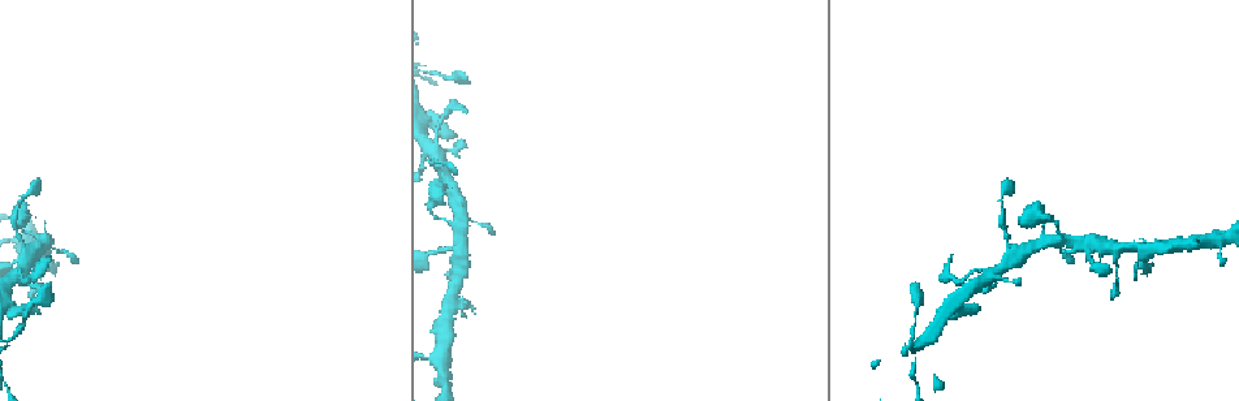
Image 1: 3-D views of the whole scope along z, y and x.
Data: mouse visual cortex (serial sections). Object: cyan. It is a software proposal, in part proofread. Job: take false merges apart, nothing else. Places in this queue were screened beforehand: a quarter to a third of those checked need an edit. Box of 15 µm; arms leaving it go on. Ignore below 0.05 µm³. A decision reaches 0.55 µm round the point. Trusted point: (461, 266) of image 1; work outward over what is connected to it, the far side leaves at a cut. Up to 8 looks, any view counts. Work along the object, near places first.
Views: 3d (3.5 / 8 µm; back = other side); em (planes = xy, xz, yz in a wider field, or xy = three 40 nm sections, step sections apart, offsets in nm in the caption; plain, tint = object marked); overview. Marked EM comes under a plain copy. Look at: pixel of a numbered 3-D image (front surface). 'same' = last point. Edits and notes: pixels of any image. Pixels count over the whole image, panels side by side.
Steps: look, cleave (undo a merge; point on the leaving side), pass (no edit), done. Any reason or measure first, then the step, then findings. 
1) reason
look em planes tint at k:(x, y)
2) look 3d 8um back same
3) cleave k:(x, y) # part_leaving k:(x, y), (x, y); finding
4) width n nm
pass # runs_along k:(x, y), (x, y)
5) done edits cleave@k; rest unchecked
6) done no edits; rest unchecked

look 3d 8um at 1:(463, 232)

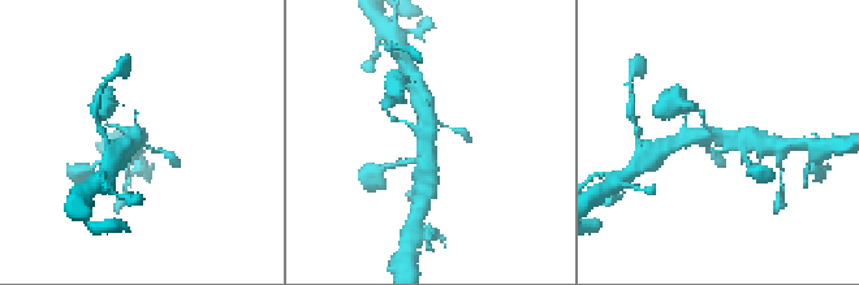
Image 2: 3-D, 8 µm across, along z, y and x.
look em xy step 5 tint at 2:(426, 138)

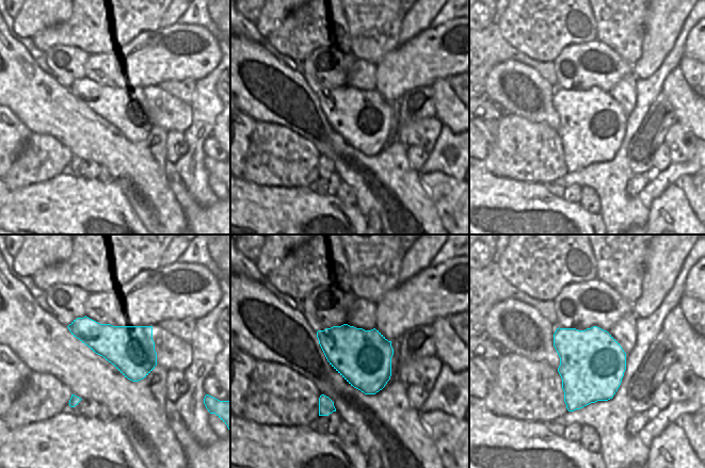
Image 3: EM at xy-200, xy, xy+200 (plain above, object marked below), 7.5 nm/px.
width 420 nm
pass # runs_along 2:(424, 177), (430, 137), (427, 102); all the same cell

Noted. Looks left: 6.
sharp bend
look 3d 3.5um at 1:(453, 301)

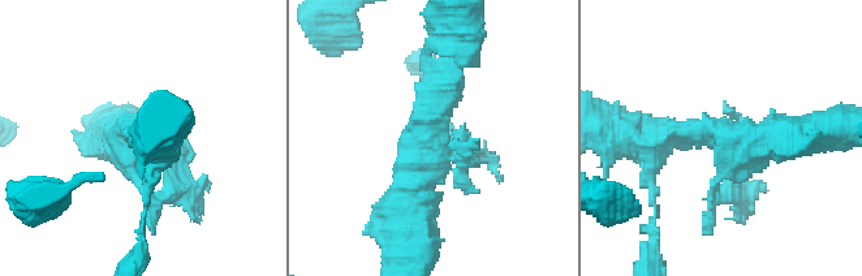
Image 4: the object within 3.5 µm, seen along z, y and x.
now the EM
look em xy step 1 tint at 4:(730, 135)

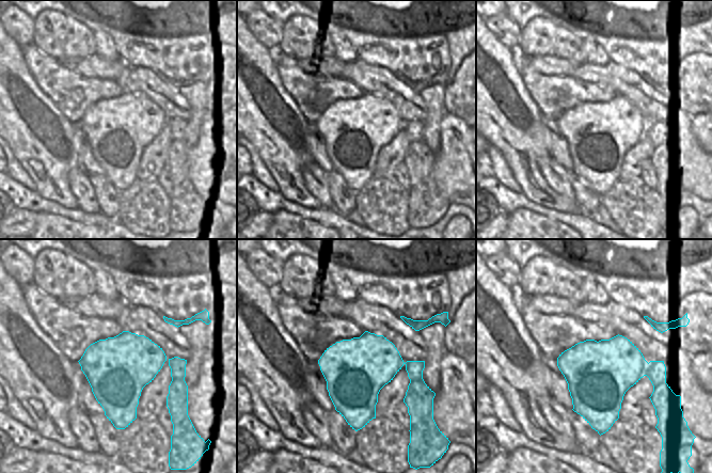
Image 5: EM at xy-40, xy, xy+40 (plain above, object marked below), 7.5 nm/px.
look em xy step 2 tint same

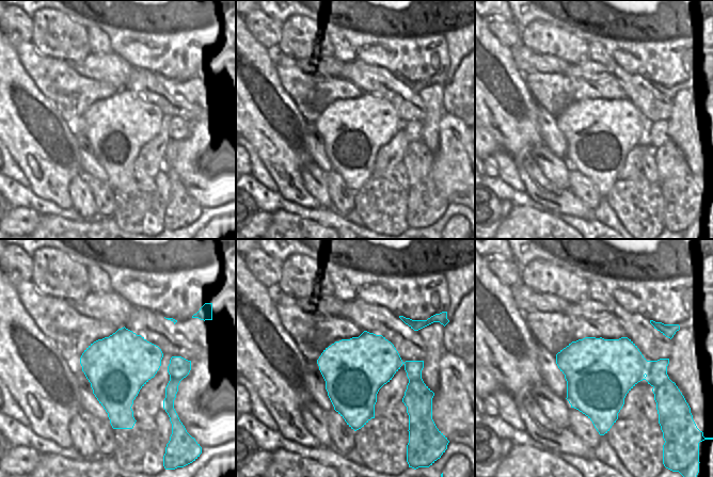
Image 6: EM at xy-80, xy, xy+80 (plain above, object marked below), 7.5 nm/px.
width 480 nm
cleave 4:(185, 189) # part_leaving 4:(456, 152), (492, 159); a second cell is stuck on

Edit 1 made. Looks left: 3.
three-way junction
look 3d 3.5um back at 1:(1020, 257)

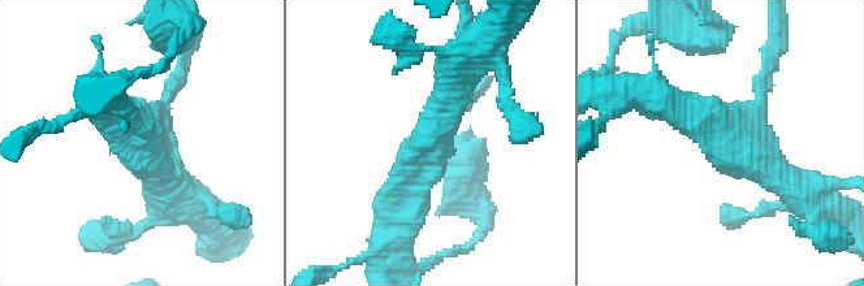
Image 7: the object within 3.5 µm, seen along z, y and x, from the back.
arms 3; arm_widths 150, 400, 400 nm
look em xy step 5 tint at 7:(732, 141)

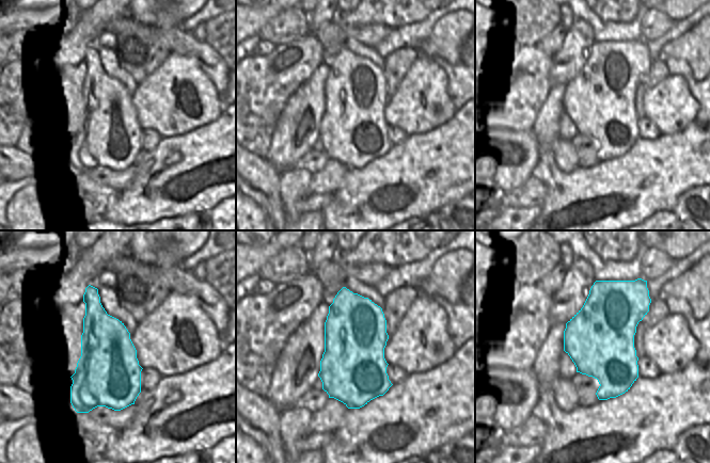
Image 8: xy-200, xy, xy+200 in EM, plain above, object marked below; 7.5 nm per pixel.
pass # runs_along 7:(666, 100), (793, 185); one cell here

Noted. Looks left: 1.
done edits cleave@4; rest unchecked

